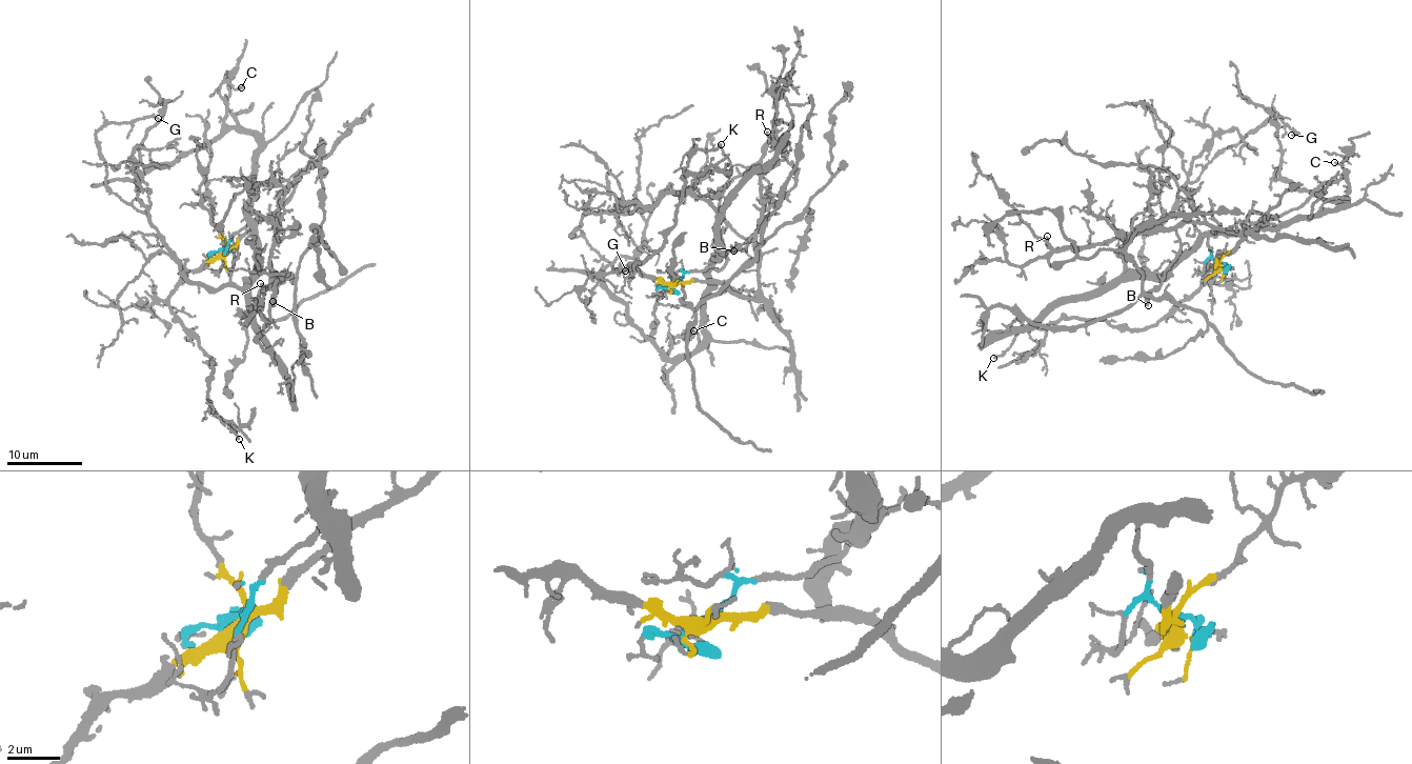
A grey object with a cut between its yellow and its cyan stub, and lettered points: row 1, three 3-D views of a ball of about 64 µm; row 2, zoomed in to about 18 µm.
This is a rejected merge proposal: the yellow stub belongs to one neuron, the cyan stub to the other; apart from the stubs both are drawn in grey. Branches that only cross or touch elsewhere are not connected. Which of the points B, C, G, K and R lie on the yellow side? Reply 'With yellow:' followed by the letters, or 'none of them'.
With yellow: B, K, R

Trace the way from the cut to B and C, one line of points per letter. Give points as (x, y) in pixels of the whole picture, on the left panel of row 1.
B: (223, 250), (286, 200), (297, 179), (278, 199), (274, 212), (269, 258), (273, 301)
C: (223, 249), (249, 217), (261, 144), (225, 123), (221, 86), (241, 88)

